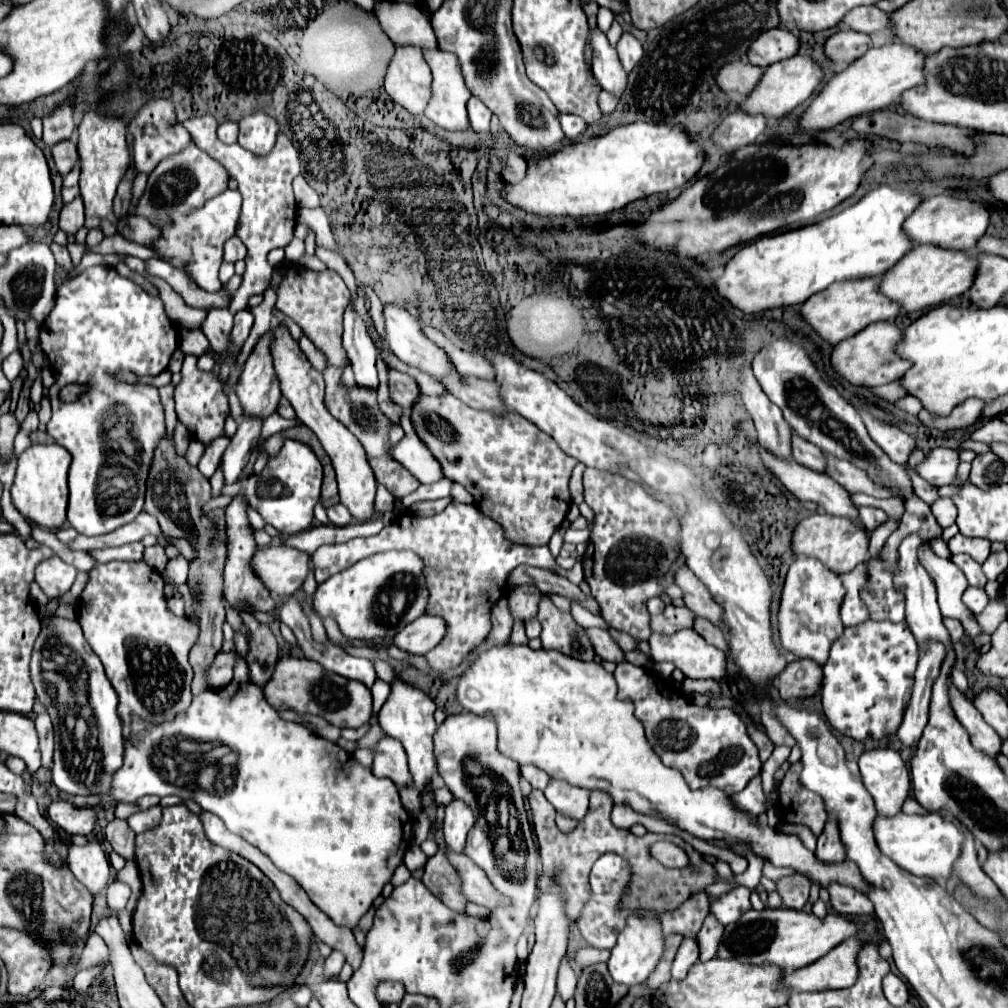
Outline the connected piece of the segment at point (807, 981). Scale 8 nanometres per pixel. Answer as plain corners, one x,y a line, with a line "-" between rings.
846,938
820,960
804,968
784,972
780,988
786,988
790,992
822,992
834,988
848,988
852,986
852,982
856,982
858,950
860,942
856,938

